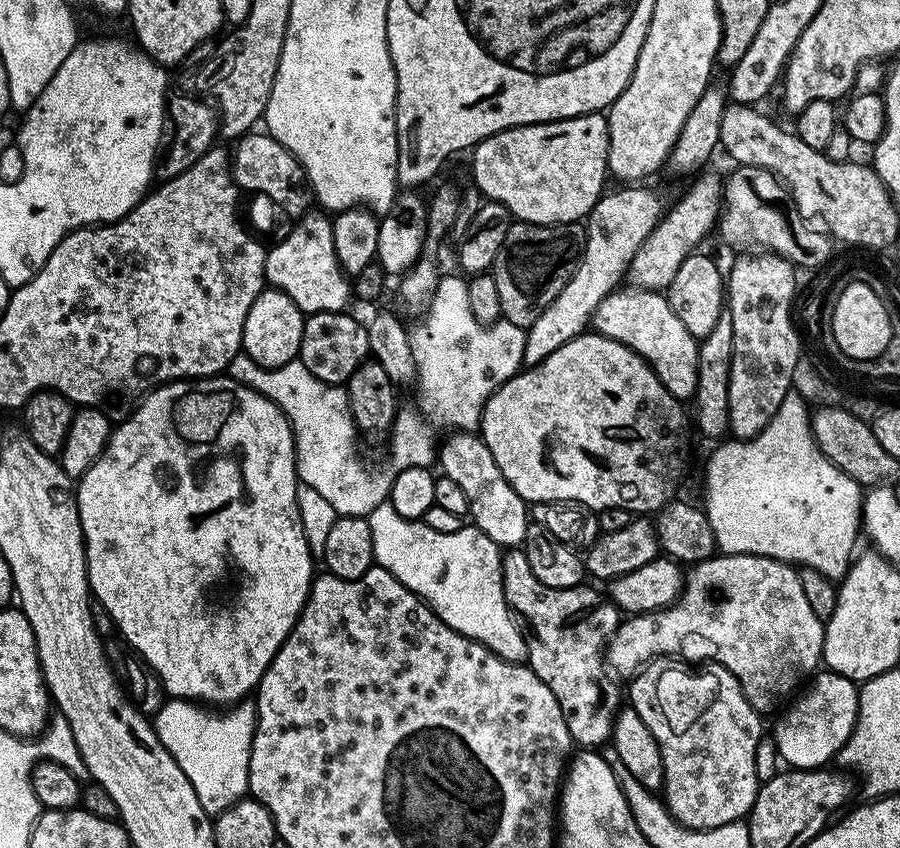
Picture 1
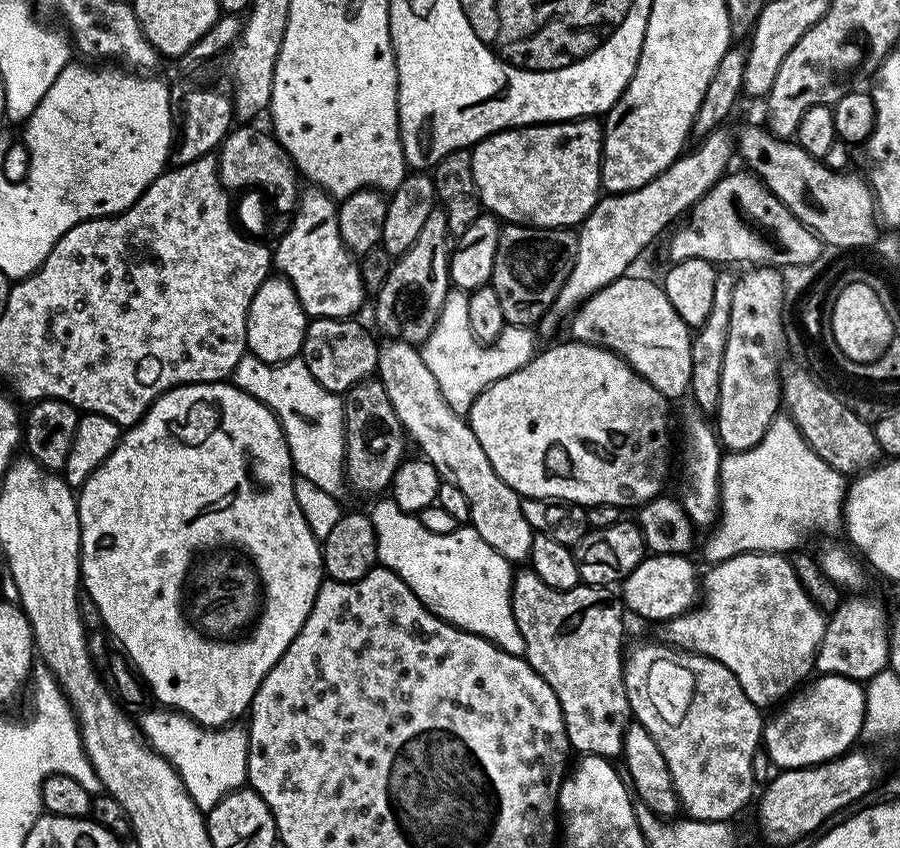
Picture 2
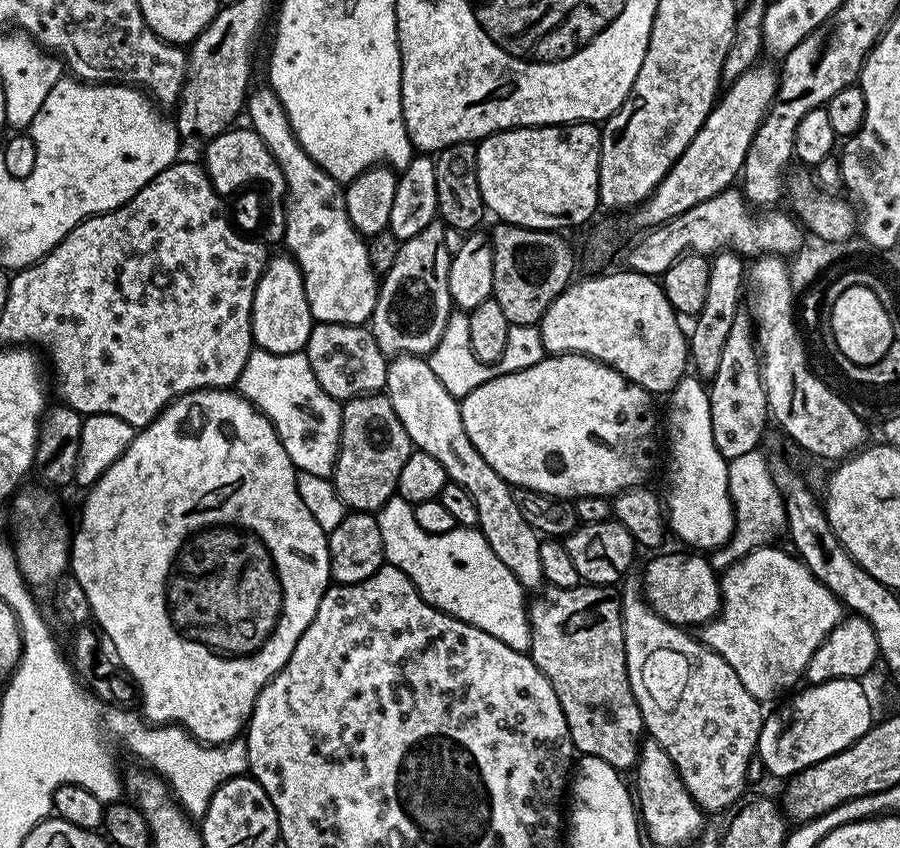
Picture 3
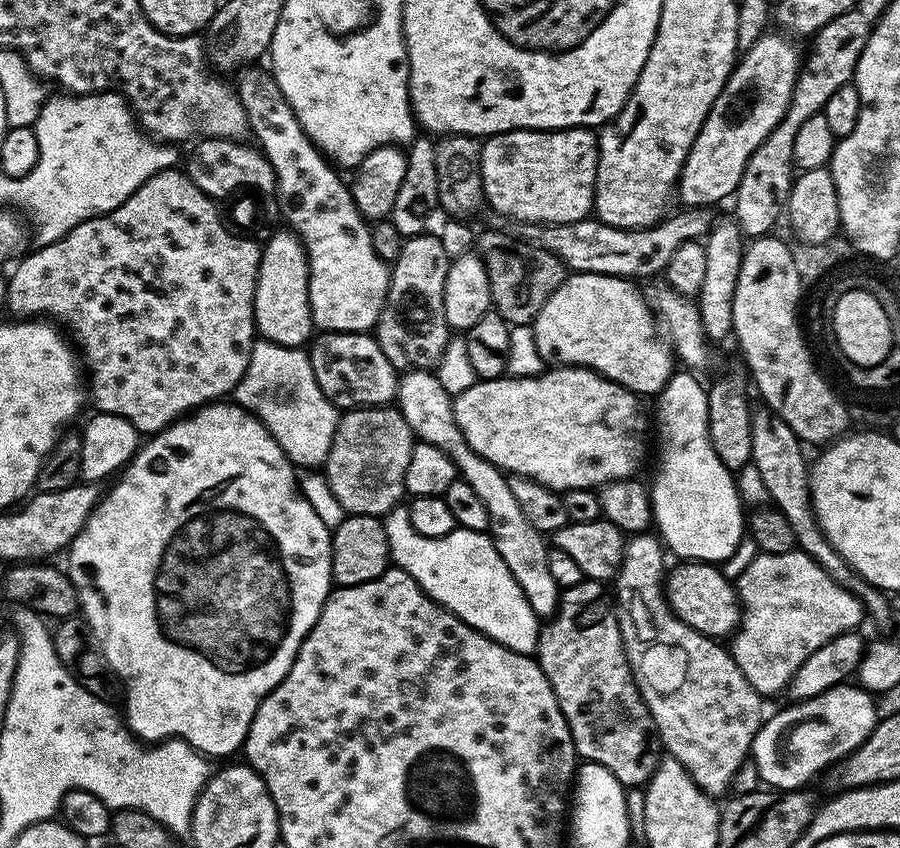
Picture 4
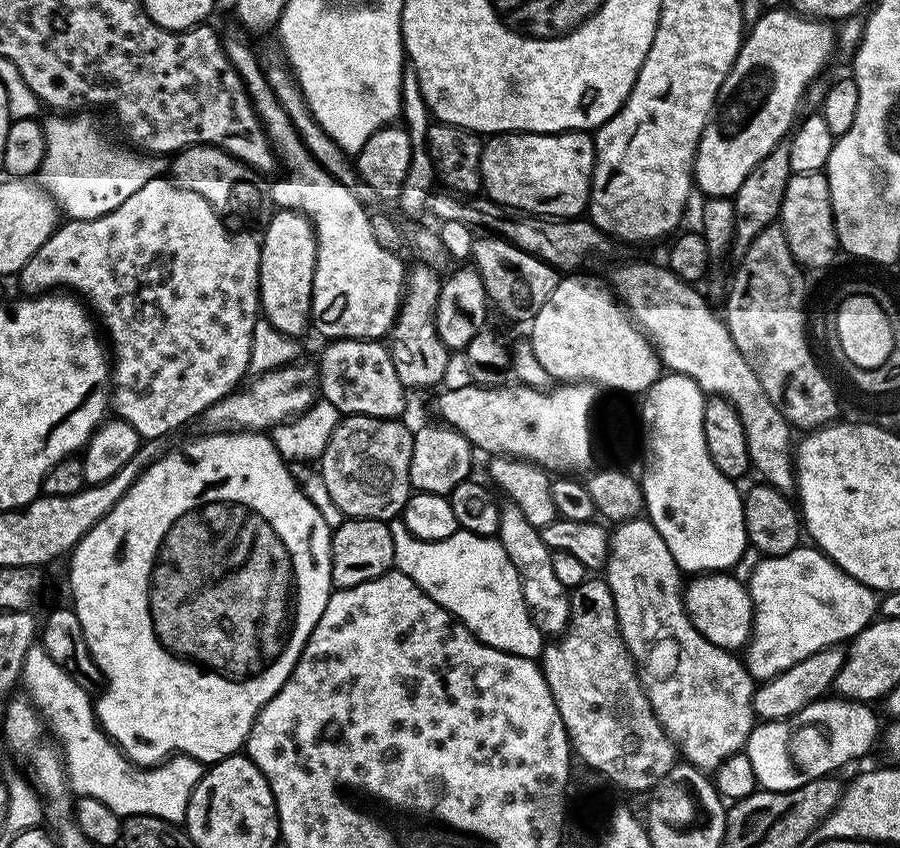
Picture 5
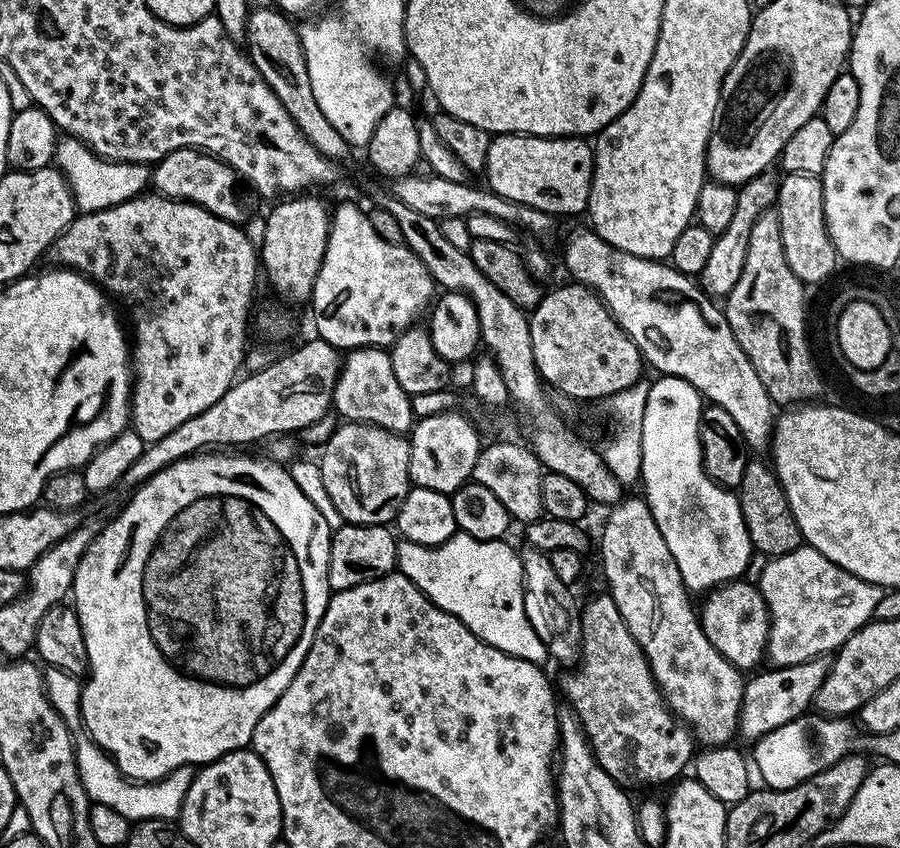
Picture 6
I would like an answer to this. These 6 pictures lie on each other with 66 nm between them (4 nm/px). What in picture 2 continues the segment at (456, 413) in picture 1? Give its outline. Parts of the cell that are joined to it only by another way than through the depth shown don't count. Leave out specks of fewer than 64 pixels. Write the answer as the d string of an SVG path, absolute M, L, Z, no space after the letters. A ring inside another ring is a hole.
M459 290L449 291L434 330L419 345L422 362L426 362L430 374L434 374L438 390L442 390L442 398L446 398L450 410L461 414L467 414L471 410L474 398L478 398L482 390L498 382L498 378L506 378L506 374L522 370L522 366L533 360L538 351L537 333L528 326L505 326L491 344L477 341L471 333L467 302L465 293Z

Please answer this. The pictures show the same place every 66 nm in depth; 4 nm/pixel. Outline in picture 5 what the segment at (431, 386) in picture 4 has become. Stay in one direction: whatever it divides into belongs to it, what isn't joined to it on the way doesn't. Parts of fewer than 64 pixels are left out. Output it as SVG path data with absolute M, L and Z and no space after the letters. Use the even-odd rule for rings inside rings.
M505 503L500 512L497 537L513 562L514 568L519 572L523 586L523 598L527 602L532 620L546 636L561 635L568 626L571 595L569 589L564 588L562 582L555 576L553 552L542 542L539 529L526 521L522 510L518 510L518 506Z

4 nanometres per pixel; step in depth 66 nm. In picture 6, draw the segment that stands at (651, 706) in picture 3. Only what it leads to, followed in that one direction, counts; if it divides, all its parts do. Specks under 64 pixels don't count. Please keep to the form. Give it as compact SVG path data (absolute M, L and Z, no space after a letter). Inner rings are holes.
M629 495L619 504L611 505L608 521L604 524L604 533L600 536L600 564L604 567L604 576L608 579L607 595L614 598L618 606L618 614L622 614L622 622L634 634L634 642L646 654L648 665L668 711L687 724L693 737L704 746L727 745L737 735L740 724L740 703L744 697L746 683L741 669L735 668L726 657L718 654L706 638L700 625L697 609L692 608L690 593L682 582L682 574L678 574L678 562L674 562L674 554L670 554L670 546L666 546L666 538L662 538L662 530L658 530L658 522L654 522L654 514L647 500L639 495Z

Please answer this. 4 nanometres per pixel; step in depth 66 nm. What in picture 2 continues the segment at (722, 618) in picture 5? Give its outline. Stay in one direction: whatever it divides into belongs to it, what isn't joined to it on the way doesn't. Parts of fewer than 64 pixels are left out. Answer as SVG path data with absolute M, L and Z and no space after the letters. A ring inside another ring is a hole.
M645 555L644 561L622 582L622 603L629 613L644 620L667 622L696 607L702 595L702 576L687 555Z

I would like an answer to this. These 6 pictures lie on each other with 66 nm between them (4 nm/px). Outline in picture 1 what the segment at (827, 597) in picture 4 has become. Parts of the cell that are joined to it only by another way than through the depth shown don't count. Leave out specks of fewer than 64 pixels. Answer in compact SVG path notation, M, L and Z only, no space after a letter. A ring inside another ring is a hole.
M717 554L700 564L691 565L683 593L676 603L656 612L641 612L621 619L606 645L607 667L617 677L631 678L645 664L651 664L657 658L679 657L685 662L715 662L738 678L750 706L754 706L756 712L772 712L804 679L803 684L817 671L824 654L825 621L822 616L820 620L819 614L812 609L799 574L793 565L765 556Z

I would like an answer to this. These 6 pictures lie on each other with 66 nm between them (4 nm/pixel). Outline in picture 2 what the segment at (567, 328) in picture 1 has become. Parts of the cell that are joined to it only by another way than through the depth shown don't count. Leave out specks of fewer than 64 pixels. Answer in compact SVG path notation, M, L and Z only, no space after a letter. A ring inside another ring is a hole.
M721 126L710 135L703 137L697 143L700 145L693 152L691 150L685 151L669 168L662 170L662 174L658 174L653 180L646 182L646 186L635 188L629 192L613 192L611 194L601 195L596 205L590 210L590 214L584 219L583 224L579 225L577 232L580 233L575 233L574 239L578 242L578 254L574 258L574 270L570 270L570 278L566 278L566 282L562 282L562 286L558 290L558 298L554 298L552 307L540 319L538 332L541 337L554 335L556 327L563 320L565 323L571 317L572 313L581 304L584 304L591 298L591 296L598 294L598 290L610 286L610 282L614 282L618 278L629 275L631 268L628 267L660 235L663 237L681 217L691 212L692 207L724 177L730 168L728 163L731 162L732 158L734 160L734 136L732 132L730 134L726 129L727 127Z

